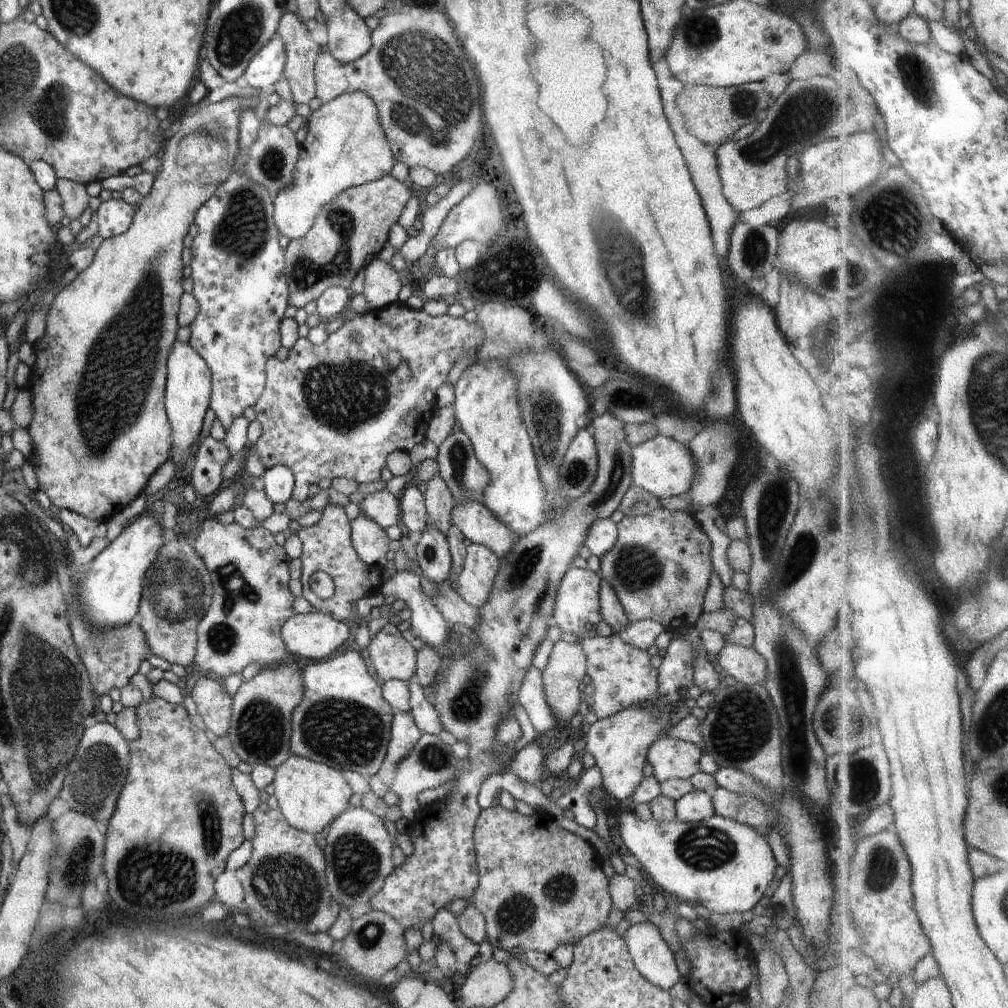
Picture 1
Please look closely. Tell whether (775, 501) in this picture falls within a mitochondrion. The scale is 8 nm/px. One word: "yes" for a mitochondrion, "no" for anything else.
yes

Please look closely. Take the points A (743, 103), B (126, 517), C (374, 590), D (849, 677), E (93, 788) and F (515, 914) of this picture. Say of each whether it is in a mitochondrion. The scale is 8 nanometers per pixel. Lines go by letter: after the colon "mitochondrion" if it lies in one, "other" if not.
A: mitochondrion
B: other
C: other
D: other
E: mitochondrion
F: mitochondrion

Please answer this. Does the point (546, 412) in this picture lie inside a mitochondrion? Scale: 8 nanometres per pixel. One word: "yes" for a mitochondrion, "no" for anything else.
yes

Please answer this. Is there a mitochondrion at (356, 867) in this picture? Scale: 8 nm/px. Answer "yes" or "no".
yes

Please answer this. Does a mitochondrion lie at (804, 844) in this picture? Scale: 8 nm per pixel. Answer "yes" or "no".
no

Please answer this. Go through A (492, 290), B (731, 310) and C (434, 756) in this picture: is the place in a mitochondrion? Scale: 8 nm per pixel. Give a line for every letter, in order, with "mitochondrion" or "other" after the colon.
A: other
B: other
C: mitochondrion

